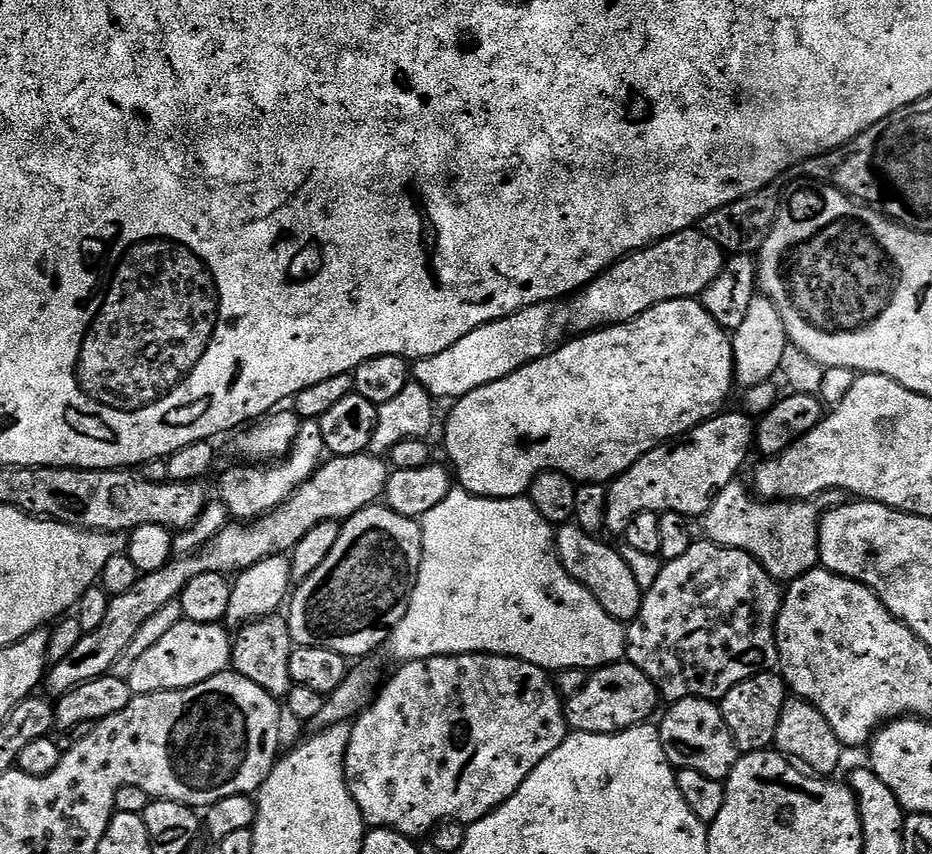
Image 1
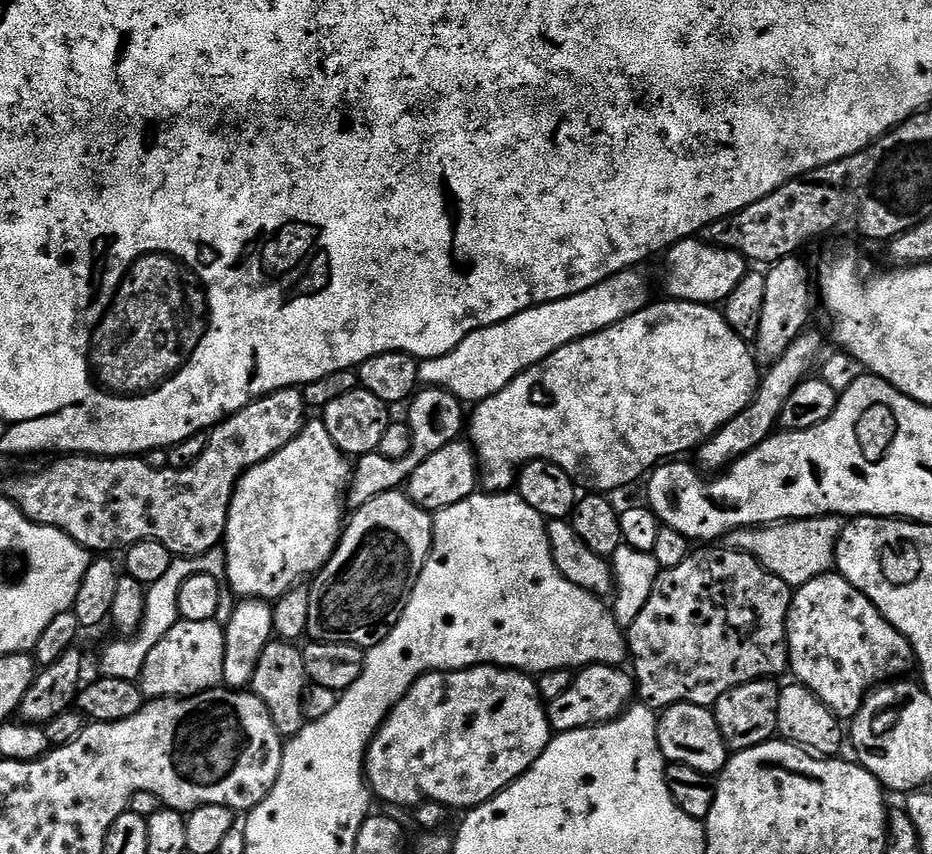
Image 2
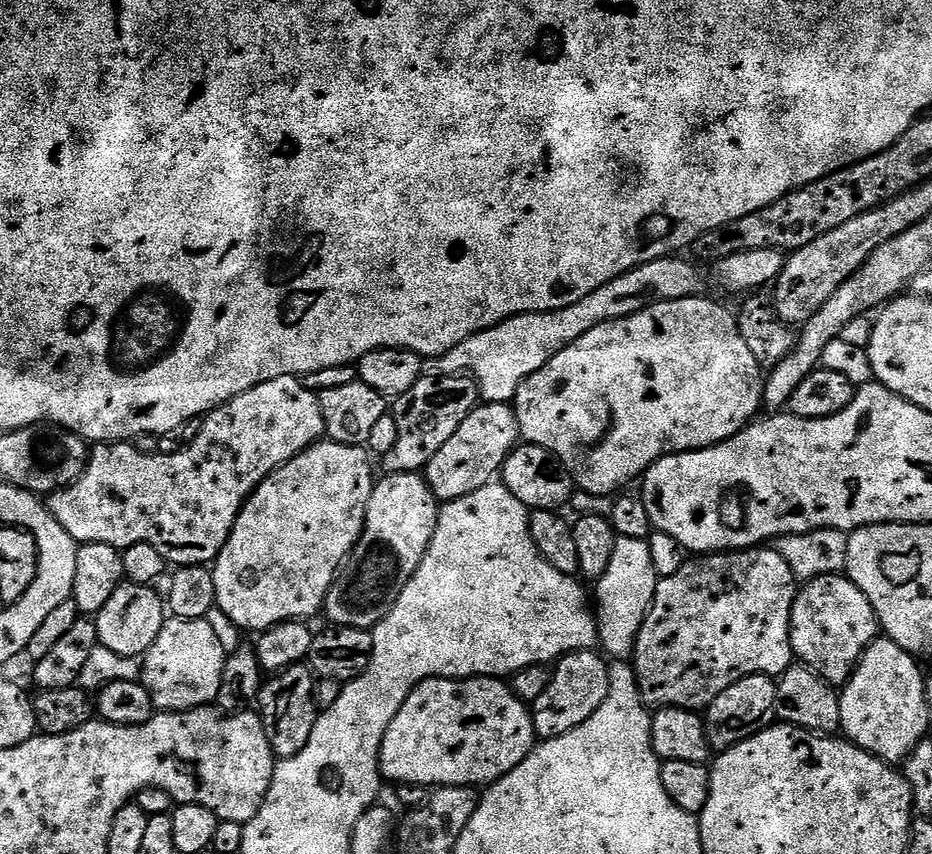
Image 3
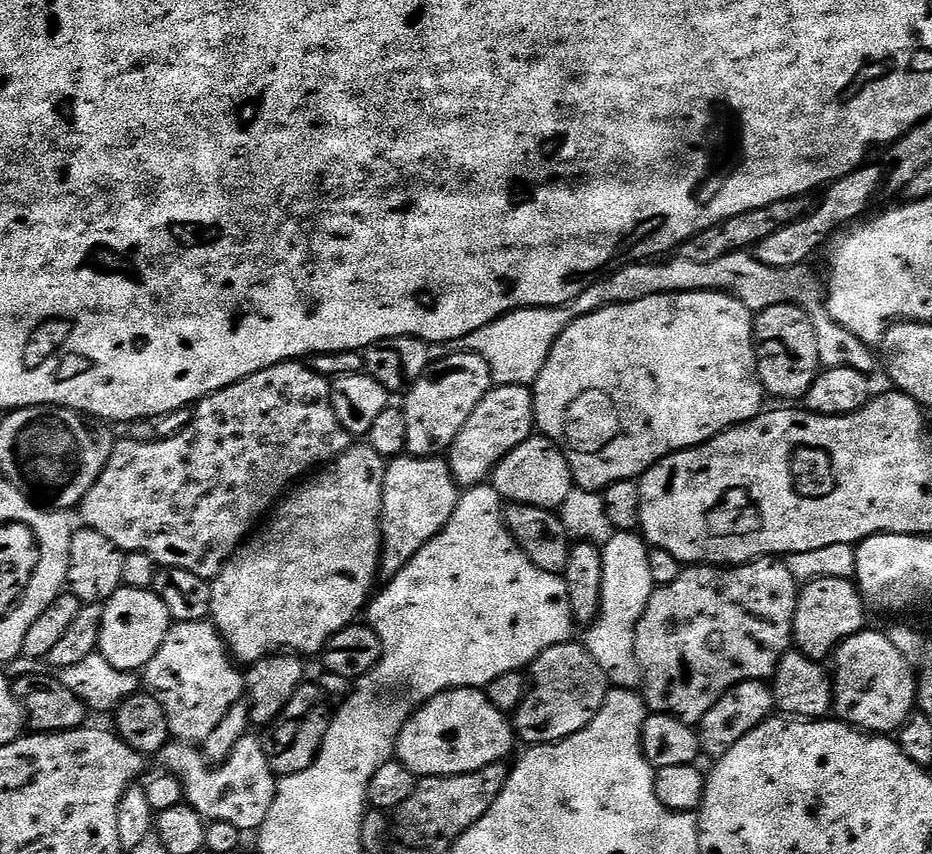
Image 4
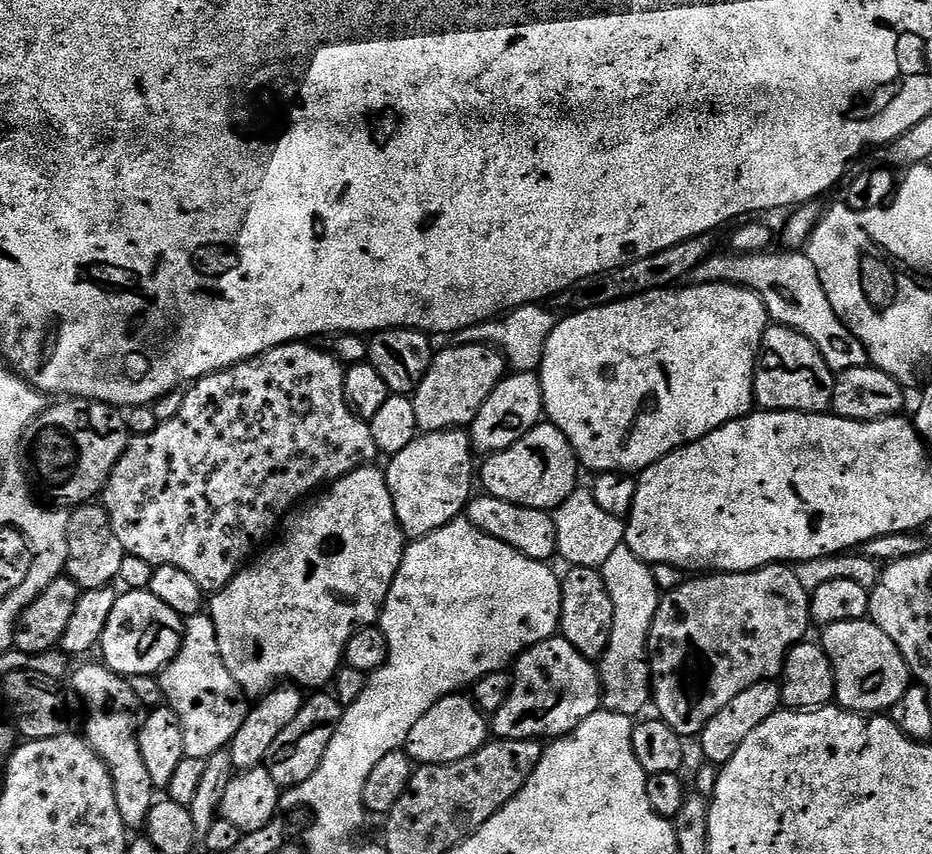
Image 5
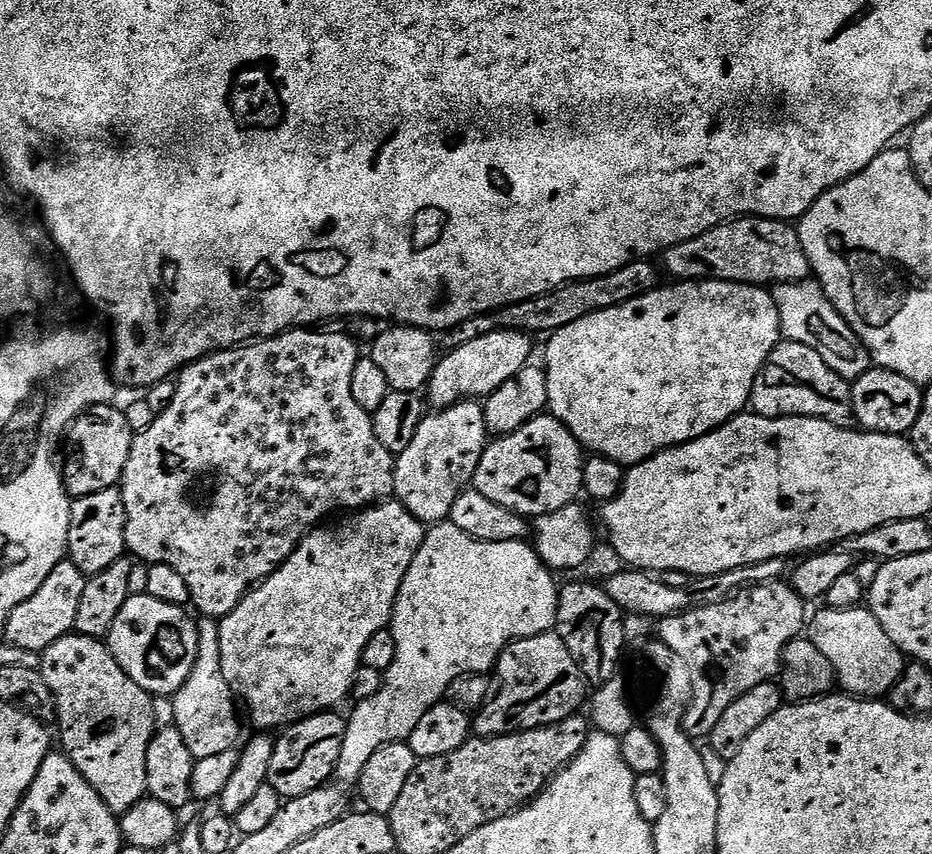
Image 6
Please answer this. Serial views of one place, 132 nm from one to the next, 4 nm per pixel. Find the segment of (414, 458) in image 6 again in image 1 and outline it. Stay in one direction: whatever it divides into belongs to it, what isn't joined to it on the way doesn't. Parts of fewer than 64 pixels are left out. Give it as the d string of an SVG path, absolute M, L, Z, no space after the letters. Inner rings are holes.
M380 502L363 508L349 520L343 521L338 542L334 542L334 550L330 550L326 562L322 562L322 566L318 566L318 570L314 570L310 578L295 585L286 608L293 645L318 646L334 650L346 658L371 657L368 655L383 640L385 643L392 629L398 626L398 622L402 622L421 562L422 530L419 519L398 514Z

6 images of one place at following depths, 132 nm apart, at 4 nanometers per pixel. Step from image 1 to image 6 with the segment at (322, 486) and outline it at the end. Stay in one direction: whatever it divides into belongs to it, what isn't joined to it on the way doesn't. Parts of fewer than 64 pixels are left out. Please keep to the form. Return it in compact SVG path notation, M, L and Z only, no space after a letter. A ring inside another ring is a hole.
M497 328L474 342L445 351L436 361L436 369L428 380L426 400L433 409L443 410L461 404L464 400L487 398L494 394L510 378L529 367L533 337L527 332L515 332L509 328Z

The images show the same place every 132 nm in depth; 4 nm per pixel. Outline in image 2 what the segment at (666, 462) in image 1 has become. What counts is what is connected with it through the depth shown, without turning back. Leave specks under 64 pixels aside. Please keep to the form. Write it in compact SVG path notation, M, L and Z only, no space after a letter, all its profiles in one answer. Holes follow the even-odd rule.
M805 330L800 333L793 344L786 350L786 354L780 360L776 360L768 369L768 373L763 373L762 383L759 385L756 396L752 400L752 405L742 414L735 416L726 426L722 426L714 433L710 439L705 440L698 449L701 469L709 473L716 474L728 467L733 460L744 456L756 444L762 443L767 436L773 435L777 431L780 423L780 411L782 406L786 406L786 398L794 394L794 390L809 375L808 372L817 363L820 352L820 336L813 330ZM820 352L820 353L819 353ZM816 355L817 360L816 360ZM816 360L816 361L815 361ZM709 468L709 469L708 469Z

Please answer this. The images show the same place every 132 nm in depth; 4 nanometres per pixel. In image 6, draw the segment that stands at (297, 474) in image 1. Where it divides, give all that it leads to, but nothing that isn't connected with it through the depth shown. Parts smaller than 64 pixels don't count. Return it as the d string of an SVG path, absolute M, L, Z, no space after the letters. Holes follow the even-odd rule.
M389 498L379 504L373 504L371 508L362 508L345 515L341 524L333 528L317 526L304 537L304 541L290 554L290 558L280 568L272 571L265 580L261 580L255 588L240 599L238 606L230 614L226 614L219 621L220 625L220 649L222 650L222 674L226 682L232 687L233 693L238 697L239 703L248 707L248 716L257 724L257 729L272 730L268 728L283 729L289 724L295 724L297 720L303 720L305 716L312 716L315 712L335 709L344 699L349 699L354 674L360 669L362 650L366 650L366 642L378 634L378 630L388 628L392 622L392 611L398 598L398 590L406 578L406 570L410 570L410 562L418 554L426 535L425 525L420 523L406 506L402 506L399 500Z

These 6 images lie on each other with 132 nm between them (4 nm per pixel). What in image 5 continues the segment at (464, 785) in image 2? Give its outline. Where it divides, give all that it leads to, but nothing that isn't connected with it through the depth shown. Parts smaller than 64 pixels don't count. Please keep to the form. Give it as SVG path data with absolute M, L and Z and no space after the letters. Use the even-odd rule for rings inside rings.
M457 694L442 698L422 718L418 718L414 730L410 730L406 751L417 765L450 764L470 758L482 745L489 743L490 724L484 713L477 710L467 695Z

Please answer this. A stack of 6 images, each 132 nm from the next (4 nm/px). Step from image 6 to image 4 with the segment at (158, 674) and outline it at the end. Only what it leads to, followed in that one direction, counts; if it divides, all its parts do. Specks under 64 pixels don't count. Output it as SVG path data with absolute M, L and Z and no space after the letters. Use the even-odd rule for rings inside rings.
M122 586L103 605L104 617L100 627L99 655L118 666L118 670L139 673L148 665L150 658L158 654L162 642L166 642L169 628L174 621L155 591Z

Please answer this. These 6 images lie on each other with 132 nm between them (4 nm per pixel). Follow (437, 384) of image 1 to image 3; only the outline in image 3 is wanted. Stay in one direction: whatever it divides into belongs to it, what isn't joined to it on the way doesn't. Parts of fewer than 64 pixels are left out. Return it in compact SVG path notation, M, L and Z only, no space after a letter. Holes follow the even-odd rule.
M673 254L640 264L606 282L606 286L598 286L598 290L586 294L582 302L574 302L574 306L553 312L527 312L521 316L511 316L493 328L466 338L466 342L454 346L454 350L446 355L425 359L424 371L438 376L467 374L476 381L483 403L512 404L516 391L526 377L542 370L542 366L546 366L554 354L582 338L582 334L594 330L594 326L640 312L651 304L701 295L705 291L703 274L695 268L697 265L691 259L680 258Z

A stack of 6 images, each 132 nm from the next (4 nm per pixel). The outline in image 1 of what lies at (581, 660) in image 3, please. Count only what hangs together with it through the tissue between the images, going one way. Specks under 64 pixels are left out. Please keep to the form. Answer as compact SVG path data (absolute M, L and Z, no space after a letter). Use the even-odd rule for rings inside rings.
M621 662L593 671L586 686L582 686L578 694L567 697L564 717L568 719L568 727L572 732L609 736L649 723L657 715L656 707L659 704L662 704L662 697L654 682L650 682L650 678L646 678L638 666Z

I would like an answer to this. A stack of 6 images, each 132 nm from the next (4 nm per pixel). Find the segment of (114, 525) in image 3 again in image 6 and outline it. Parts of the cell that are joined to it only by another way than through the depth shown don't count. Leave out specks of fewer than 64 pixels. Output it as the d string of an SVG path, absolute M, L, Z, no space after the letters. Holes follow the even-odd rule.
M293 328L291 332L284 332L280 336L269 336L266 340L257 340L249 342L238 348L224 348L221 352L211 352L210 355L204 356L201 360L189 364L187 368L179 373L178 383L176 385L176 393L174 400L164 413L157 415L154 426L150 426L150 430L135 433L132 449L130 450L130 458L126 462L126 470L124 477L119 482L120 493L124 498L124 513L126 514L126 530L124 531L124 547L137 561L143 561L145 564L168 564L174 570L178 570L178 574L182 574L182 578L186 578L186 586L190 590L192 599L191 607L196 607L201 617L204 618L223 618L226 614L230 614L234 610L234 606L238 606L238 602L244 597L251 588L255 588L261 580L265 580L269 574L276 568L282 567L290 558L290 554L294 554L296 547L304 541L304 537L317 527L327 518L331 512L347 513L349 510L359 510L362 508L371 508L373 504L379 504L391 497L396 491L394 486L394 474L396 473L396 456L386 450L386 446L382 446L382 442L378 442L378 434L374 434L374 426L372 425L372 417L369 412L362 410L362 406L358 406L357 400L354 399L354 366L362 358L362 348L357 341L353 340L347 331L341 332L320 332L324 330L313 330L307 328Z

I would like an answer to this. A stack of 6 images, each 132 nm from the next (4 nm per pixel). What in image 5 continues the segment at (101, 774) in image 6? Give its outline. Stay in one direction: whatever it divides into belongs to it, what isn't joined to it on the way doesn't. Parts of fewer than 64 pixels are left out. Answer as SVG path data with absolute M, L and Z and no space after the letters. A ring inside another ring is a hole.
M97 662L97 664L84 664L80 669L77 670L76 673L73 671L71 673L72 676L72 684L70 683L71 691L75 692L77 697L81 701L86 702L86 715L82 720L82 735L85 740L87 740L88 744L96 753L98 754L98 758L102 758L102 762L104 765L108 767L108 773L110 774L110 778L112 779L112 785L114 786L114 798L118 802L118 810L122 814L122 822L124 823L124 827L129 830L135 830L135 828L143 829L145 825L148 823L148 815L150 814L150 810L152 809L152 805L156 803L158 799L158 790L154 786L154 782L150 782L150 774L146 771L146 762L142 762L142 752L138 750L138 738L136 735L140 733L140 721L142 719L141 713L136 713L136 711L140 708L140 700L136 697L136 692L131 688L129 681L125 679L123 676L119 676L117 672L114 670L110 670L108 665L103 662Z

